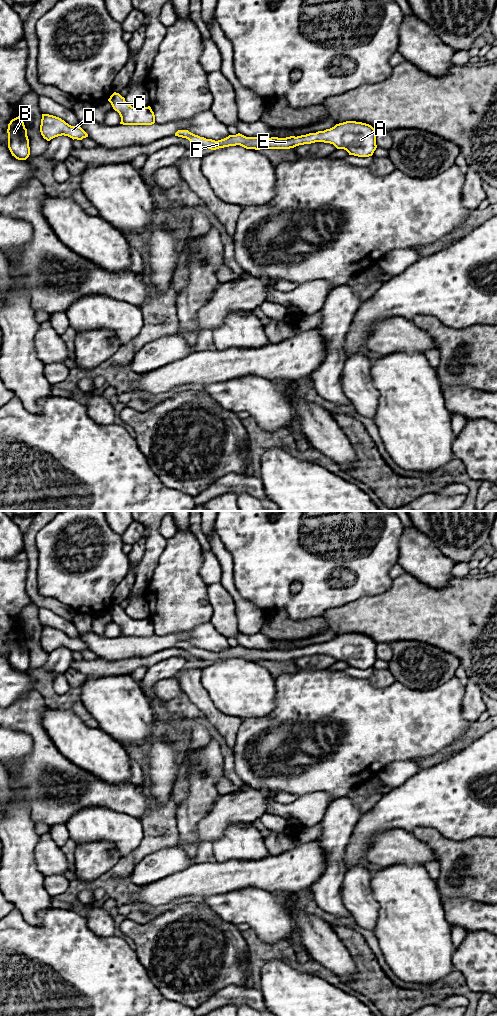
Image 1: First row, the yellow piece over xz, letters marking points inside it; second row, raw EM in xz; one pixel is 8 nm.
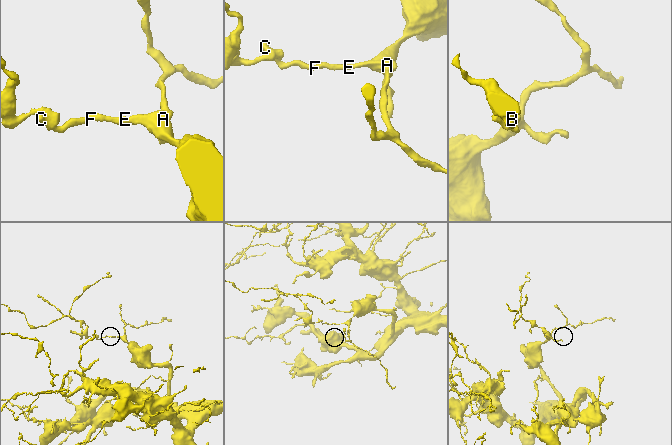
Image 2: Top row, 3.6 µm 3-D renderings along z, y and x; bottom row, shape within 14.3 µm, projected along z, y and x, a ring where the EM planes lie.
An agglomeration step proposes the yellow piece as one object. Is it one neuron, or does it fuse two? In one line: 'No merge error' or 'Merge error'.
No merge error

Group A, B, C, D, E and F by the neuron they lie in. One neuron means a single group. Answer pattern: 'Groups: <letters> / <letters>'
Groups: A B C D E F

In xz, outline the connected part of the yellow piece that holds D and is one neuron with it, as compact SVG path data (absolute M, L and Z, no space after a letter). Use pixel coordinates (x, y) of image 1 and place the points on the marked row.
M42 114L40 132L47 141L62 135L73 140L82 140L88 137L88 134L81 127L71 126L61 118L49 114Z

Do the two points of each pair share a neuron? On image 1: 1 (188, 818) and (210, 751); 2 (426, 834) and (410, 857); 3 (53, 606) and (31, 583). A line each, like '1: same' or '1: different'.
1: same
2: different
3: same

